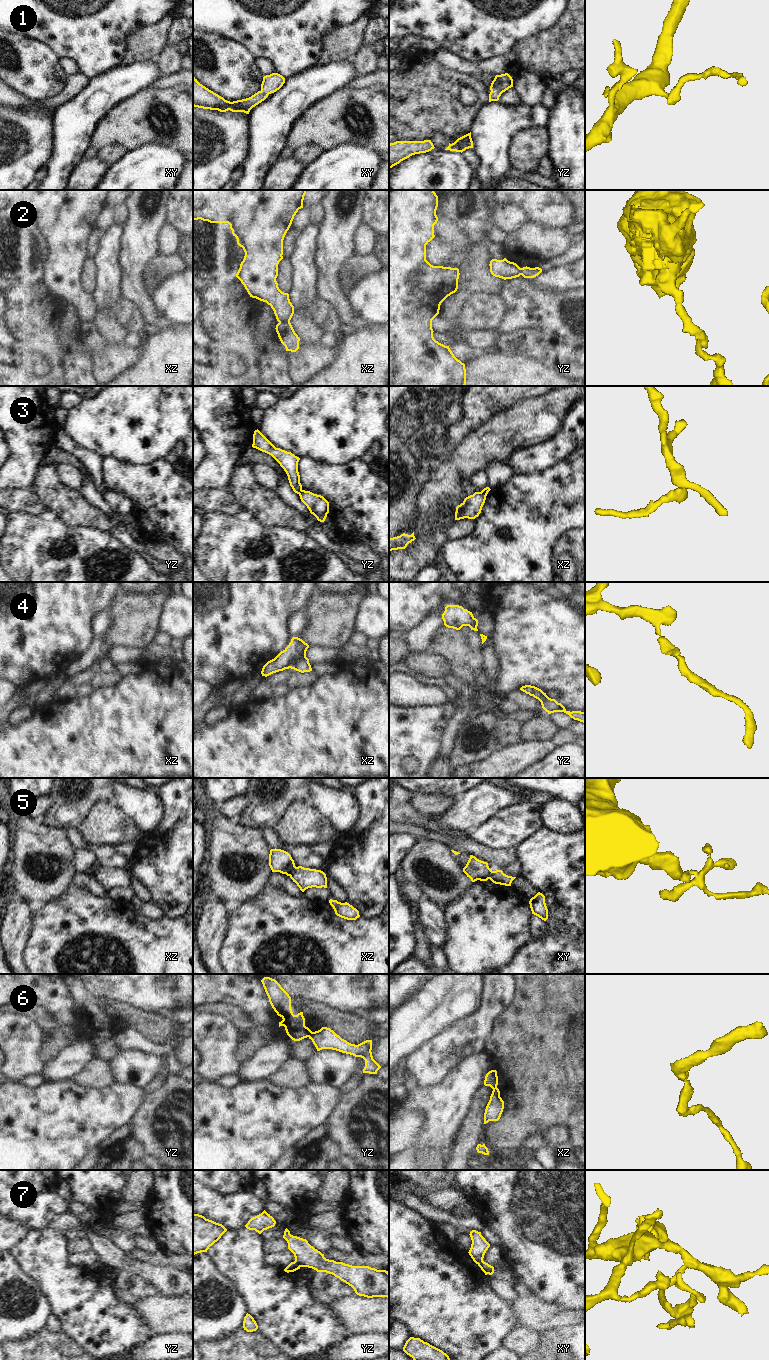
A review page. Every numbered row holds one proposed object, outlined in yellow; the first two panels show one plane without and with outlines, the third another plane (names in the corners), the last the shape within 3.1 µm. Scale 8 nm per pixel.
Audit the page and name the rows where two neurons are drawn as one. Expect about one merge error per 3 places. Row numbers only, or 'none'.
2, 3, 5, 6, 7

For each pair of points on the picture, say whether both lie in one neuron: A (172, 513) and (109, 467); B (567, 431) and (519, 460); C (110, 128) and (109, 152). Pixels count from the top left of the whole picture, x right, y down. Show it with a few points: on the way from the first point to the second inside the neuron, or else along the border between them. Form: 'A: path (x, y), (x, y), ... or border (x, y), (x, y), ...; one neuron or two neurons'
A: path (156, 497), (144, 485), (125, 479); one neuron
B: path (556, 443), (543, 456), (531, 460); one neuron
C: border (98, 149), (109, 145), (122, 145), (128, 150); two neurons

